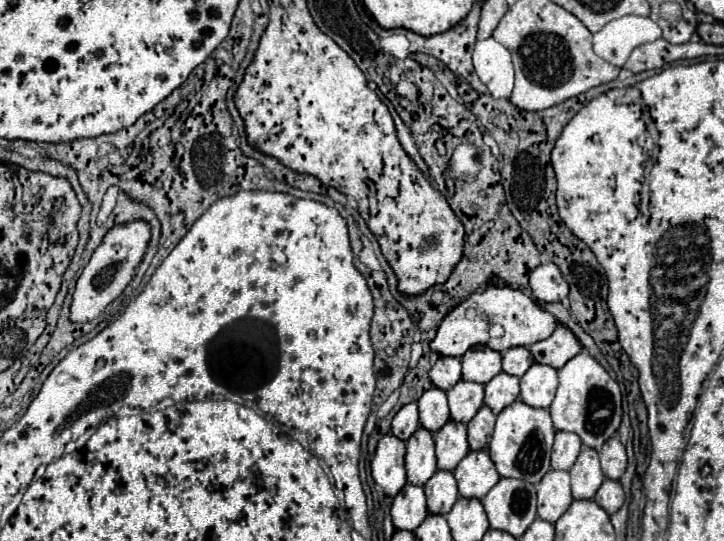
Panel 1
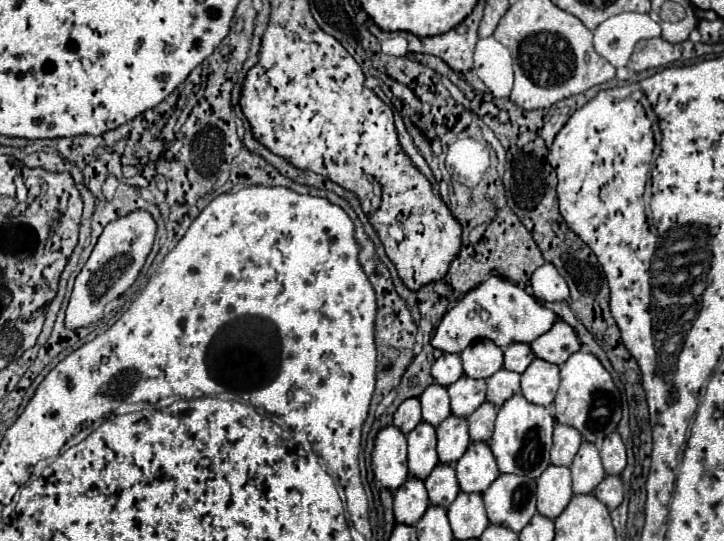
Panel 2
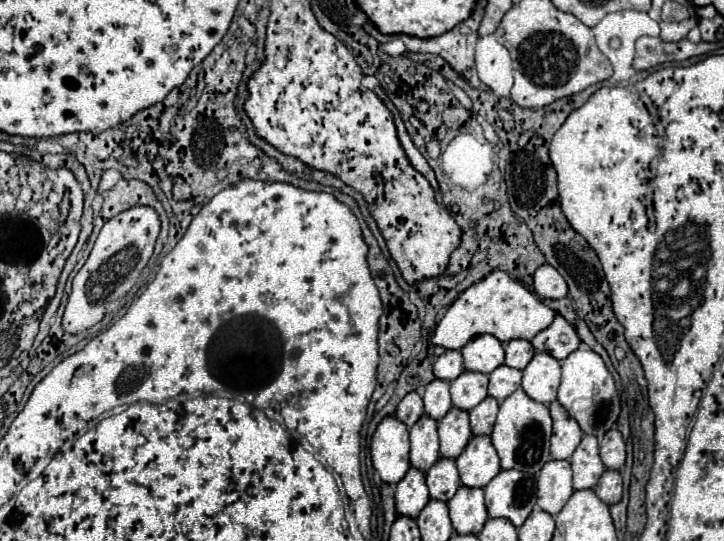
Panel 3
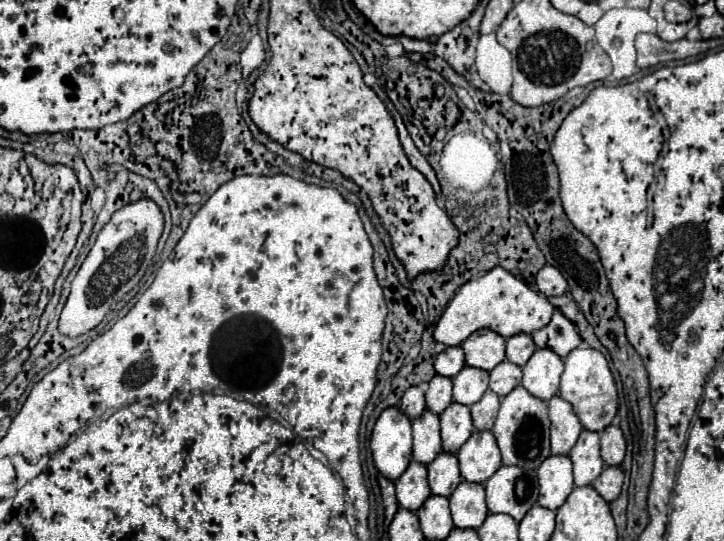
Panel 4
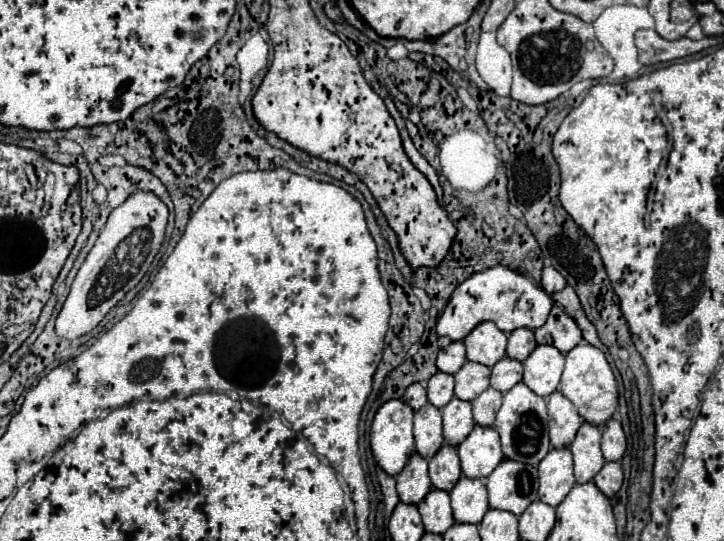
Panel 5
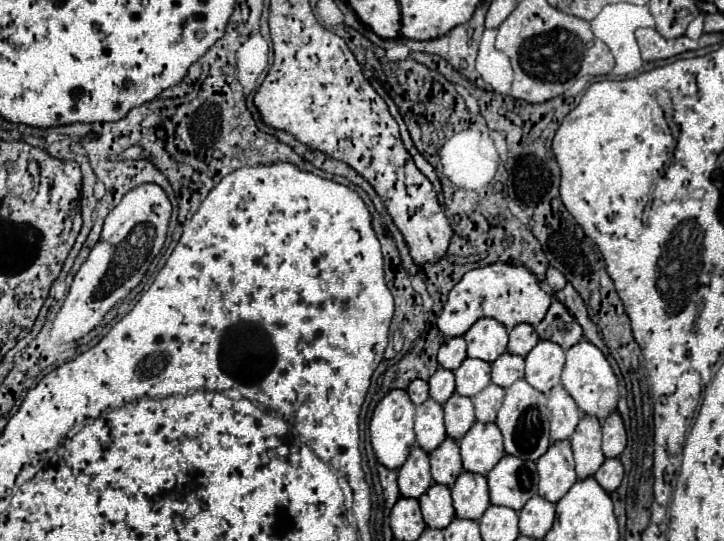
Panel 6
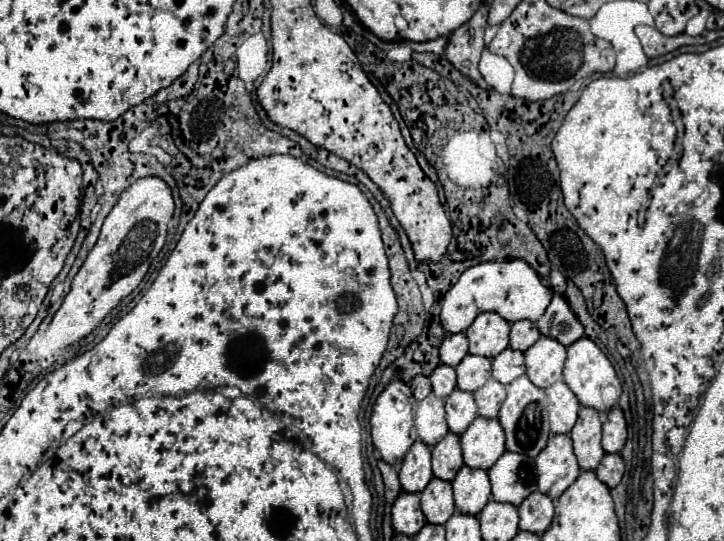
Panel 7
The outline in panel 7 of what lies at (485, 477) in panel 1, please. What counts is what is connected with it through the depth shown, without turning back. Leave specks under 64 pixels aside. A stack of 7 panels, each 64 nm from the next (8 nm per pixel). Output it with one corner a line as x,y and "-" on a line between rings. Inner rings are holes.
478,416
462,434
464,464
470,468
488,470
504,454
504,428
498,418

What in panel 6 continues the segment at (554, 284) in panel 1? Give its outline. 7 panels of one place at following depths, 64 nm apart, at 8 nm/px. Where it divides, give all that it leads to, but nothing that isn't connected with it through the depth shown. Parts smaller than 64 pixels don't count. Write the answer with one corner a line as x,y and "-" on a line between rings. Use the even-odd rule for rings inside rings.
548,268
548,272
546,272
546,282
550,284
550,288
552,288
554,292
558,292
558,290
562,290
562,288
566,286
566,278
564,278
556,268

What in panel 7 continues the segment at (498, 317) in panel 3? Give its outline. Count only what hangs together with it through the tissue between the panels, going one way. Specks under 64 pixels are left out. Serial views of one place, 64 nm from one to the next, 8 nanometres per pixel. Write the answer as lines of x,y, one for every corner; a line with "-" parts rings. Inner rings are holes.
504,260
504,262
482,262
468,268
460,280
442,298
442,326
446,332
464,332
474,318
484,310
494,310
504,320
532,320
536,322
548,308
552,300
552,290
542,284
542,278
524,260

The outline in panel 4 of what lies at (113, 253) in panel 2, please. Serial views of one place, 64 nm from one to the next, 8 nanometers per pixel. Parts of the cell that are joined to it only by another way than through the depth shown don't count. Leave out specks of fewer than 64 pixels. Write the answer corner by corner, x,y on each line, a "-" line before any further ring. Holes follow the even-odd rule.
150,198
130,202
112,214
110,222
98,234
92,250
88,252
84,264
80,266
76,278
72,280
70,296
58,320
60,334
70,338
82,336
104,320
110,306
142,280
146,268
154,258
162,230
164,214
160,206

